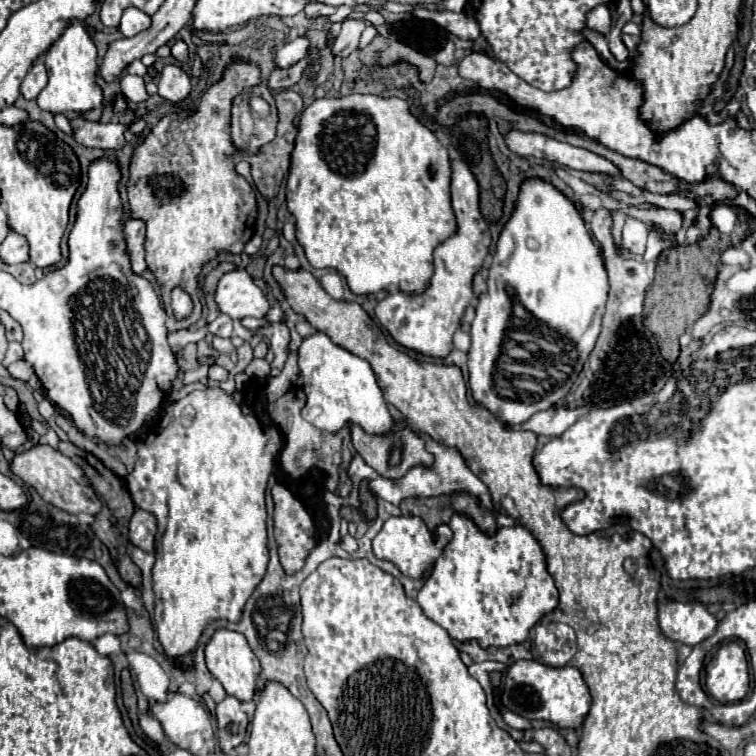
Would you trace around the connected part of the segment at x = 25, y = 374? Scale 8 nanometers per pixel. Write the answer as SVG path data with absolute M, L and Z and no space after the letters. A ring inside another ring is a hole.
M27 361L11 363L7 369L9 369L9 373L11 373L15 379L21 379L21 381L29 381L31 375L33 375L33 367L31 367Z

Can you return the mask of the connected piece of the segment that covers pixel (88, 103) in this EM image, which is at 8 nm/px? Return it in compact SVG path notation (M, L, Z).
M71 21L71 25L65 29L65 33L49 47L45 53L45 67L49 75L47 87L39 93L37 103L43 111L49 113L83 113L89 109L97 109L103 105L103 91L95 81L97 73L97 49L85 31L83 23Z

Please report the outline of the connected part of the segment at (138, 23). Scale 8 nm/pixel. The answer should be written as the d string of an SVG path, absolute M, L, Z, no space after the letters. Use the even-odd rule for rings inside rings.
M127 7L123 17L121 17L121 23L119 23L119 31L125 35L125 37L133 37L141 31L145 31L147 27L151 25L151 17L147 13L143 13L141 9L137 7Z

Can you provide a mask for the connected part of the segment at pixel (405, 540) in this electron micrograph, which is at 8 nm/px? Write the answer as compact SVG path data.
M389 517L383 529L373 539L373 553L377 559L391 561L399 567L399 571L411 579L421 579L423 573L435 563L435 559L443 553L443 547L451 541L449 525L437 527L437 541L433 543L431 531L419 517Z

